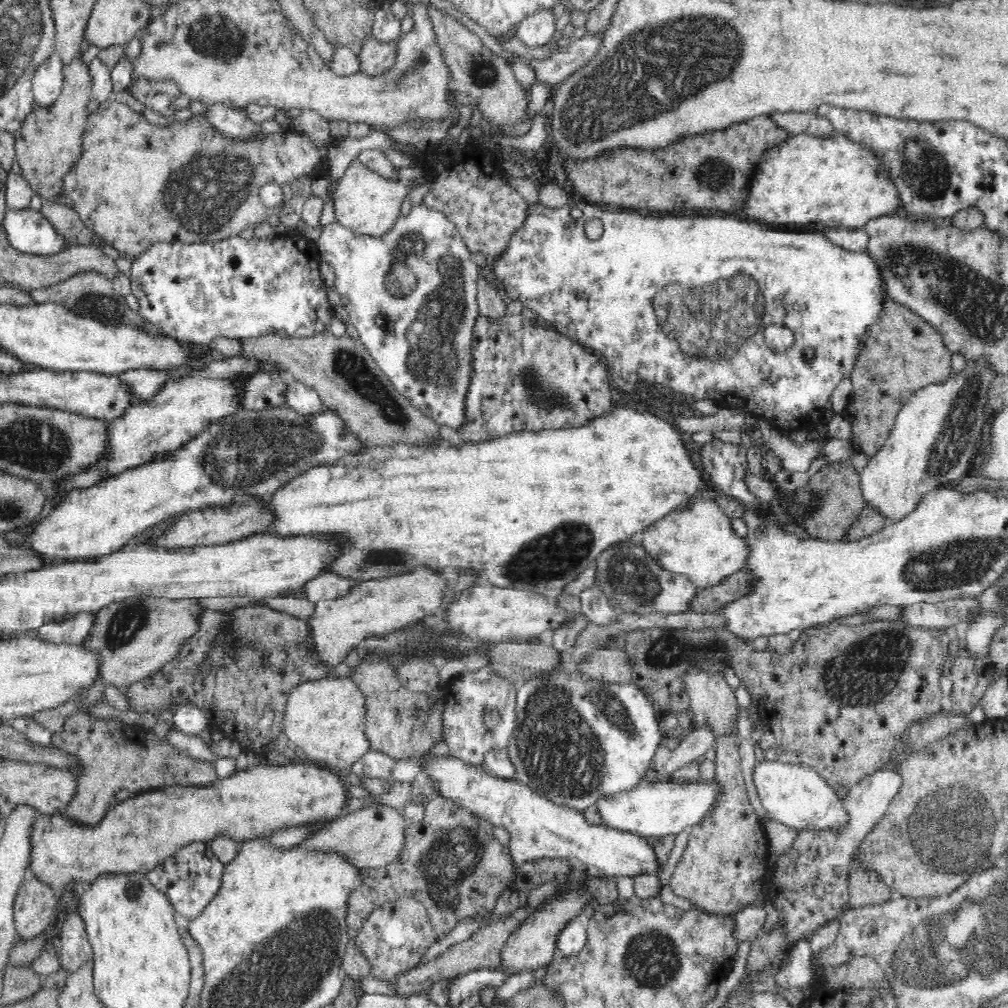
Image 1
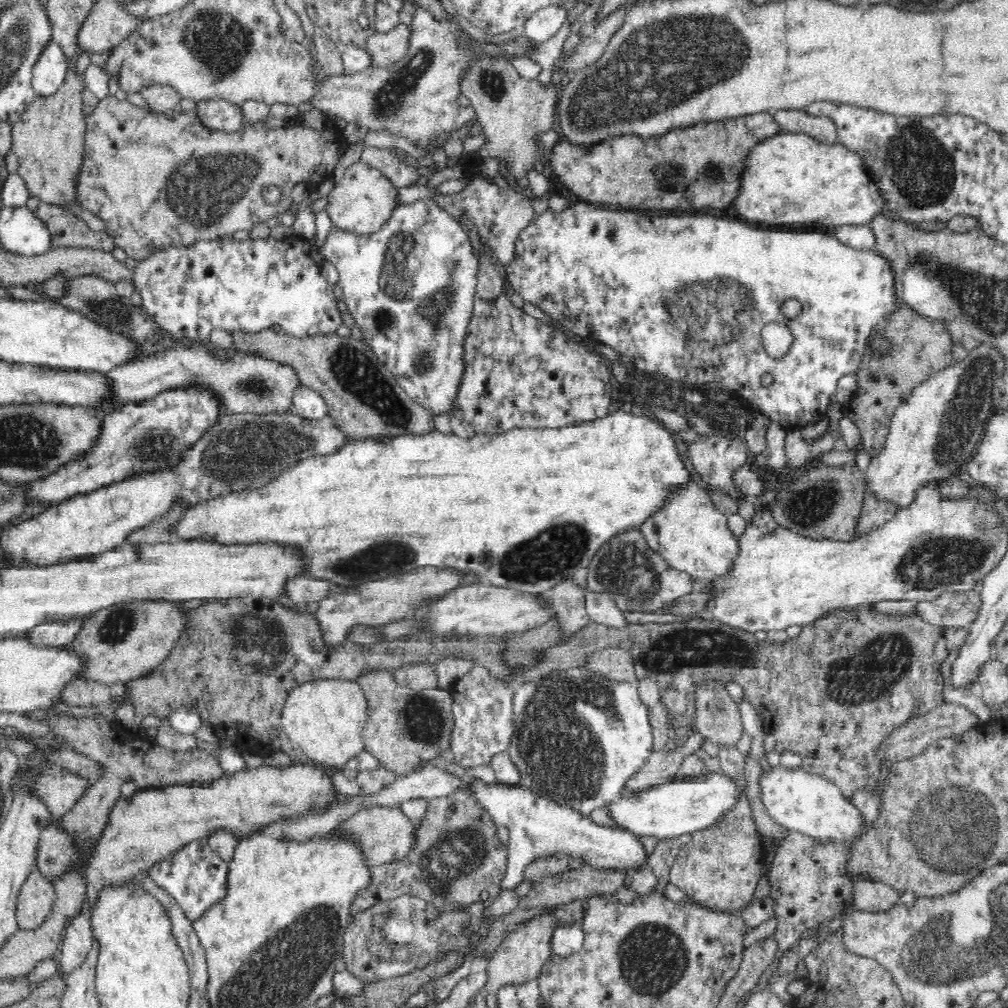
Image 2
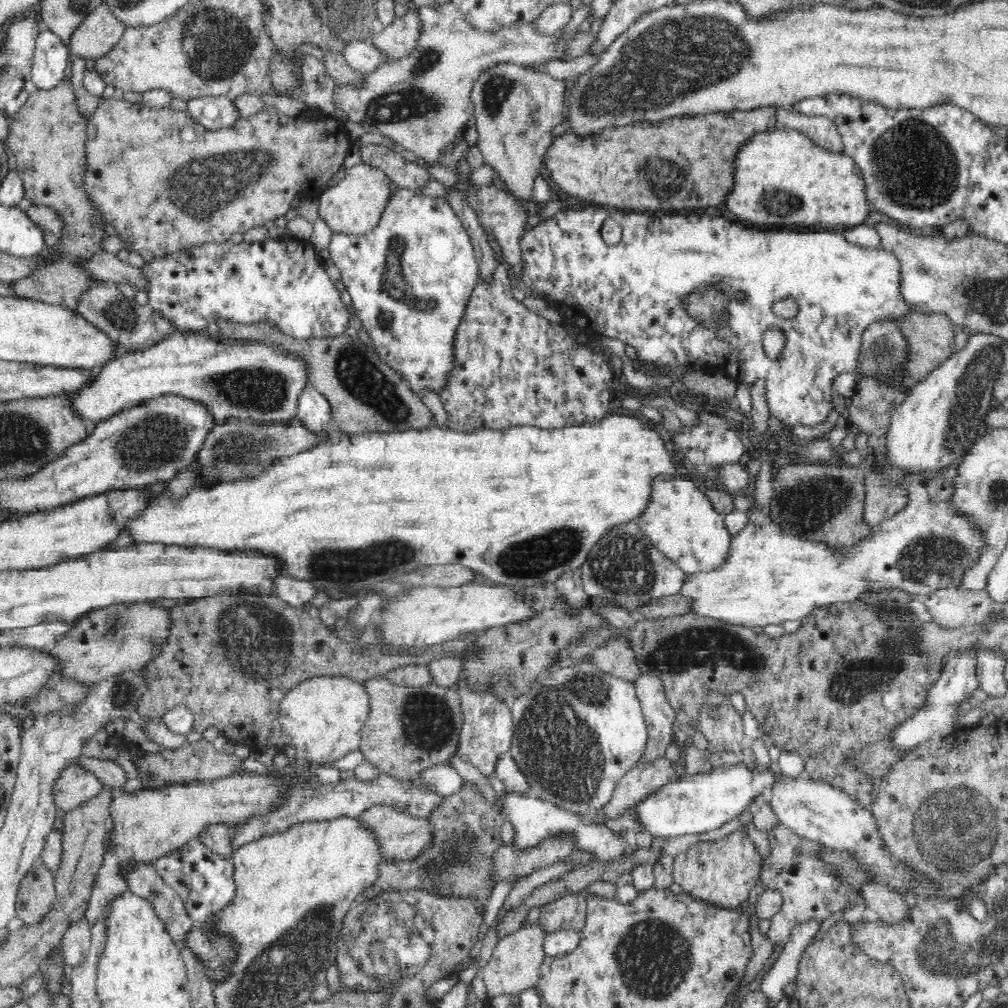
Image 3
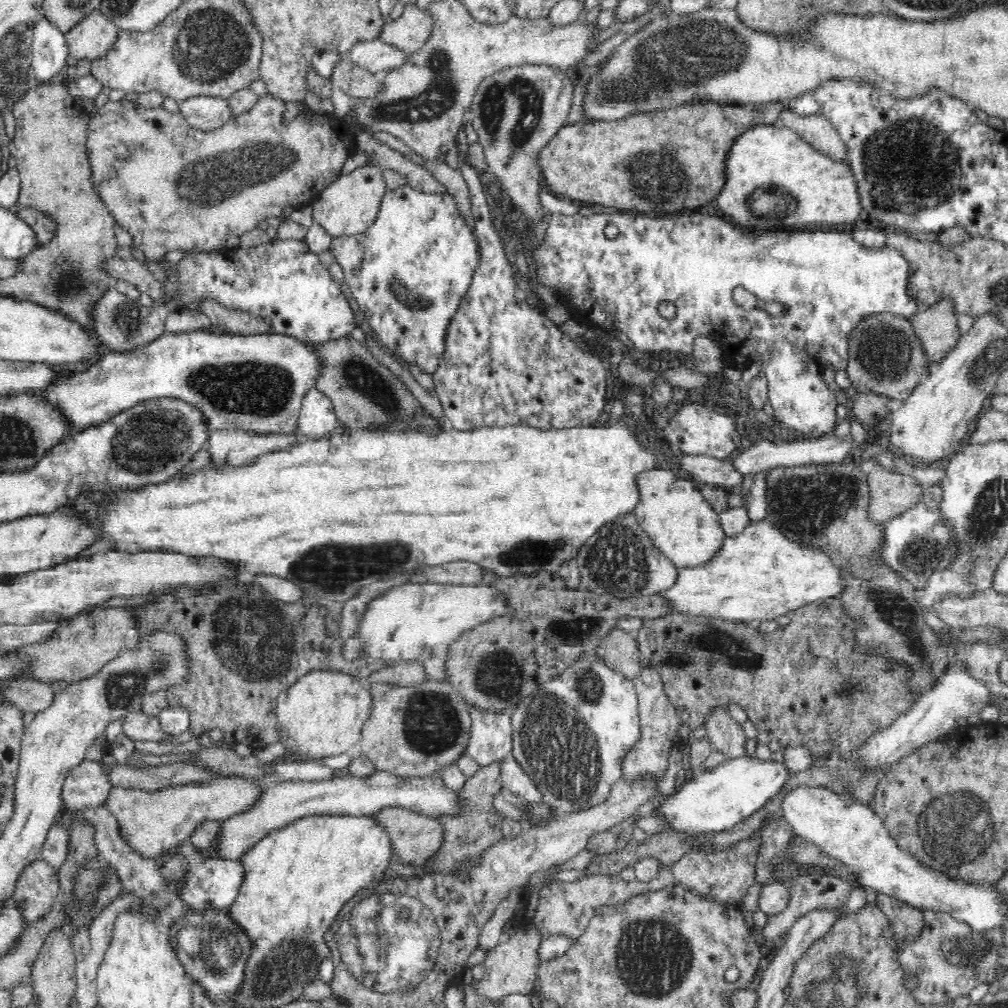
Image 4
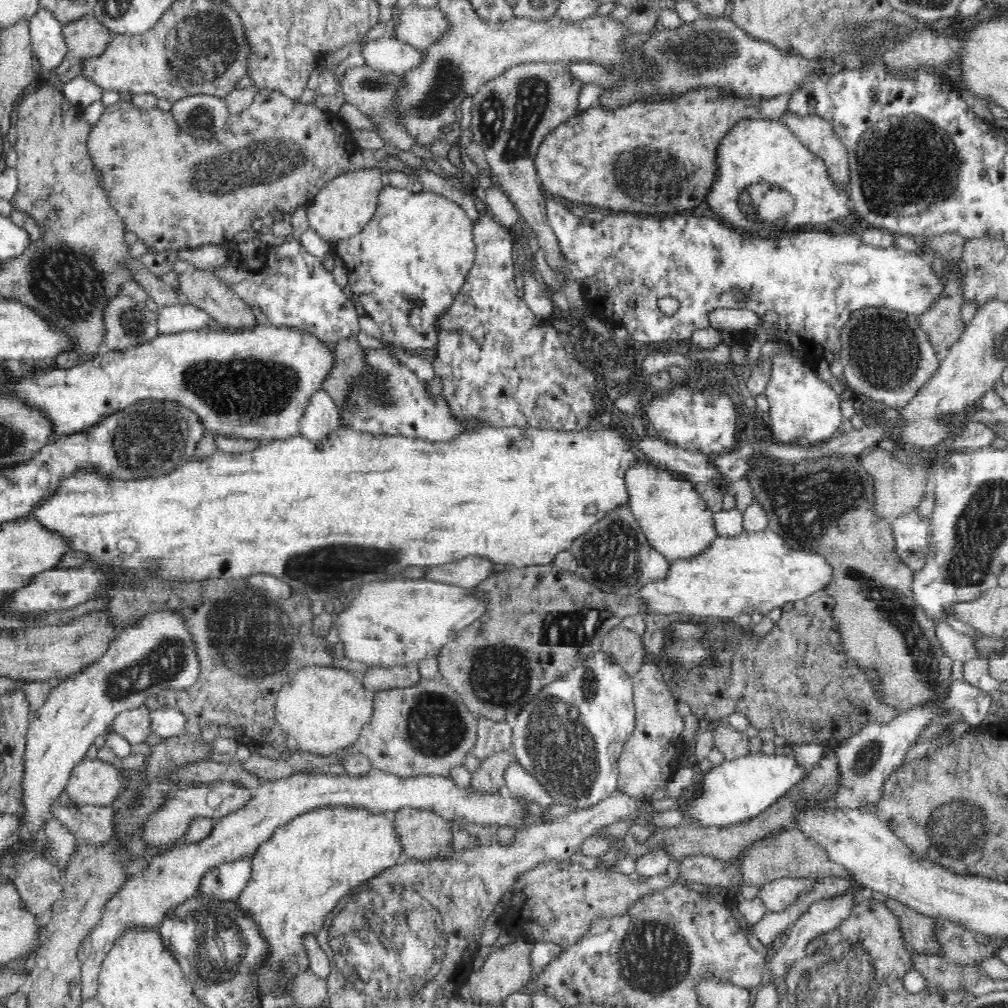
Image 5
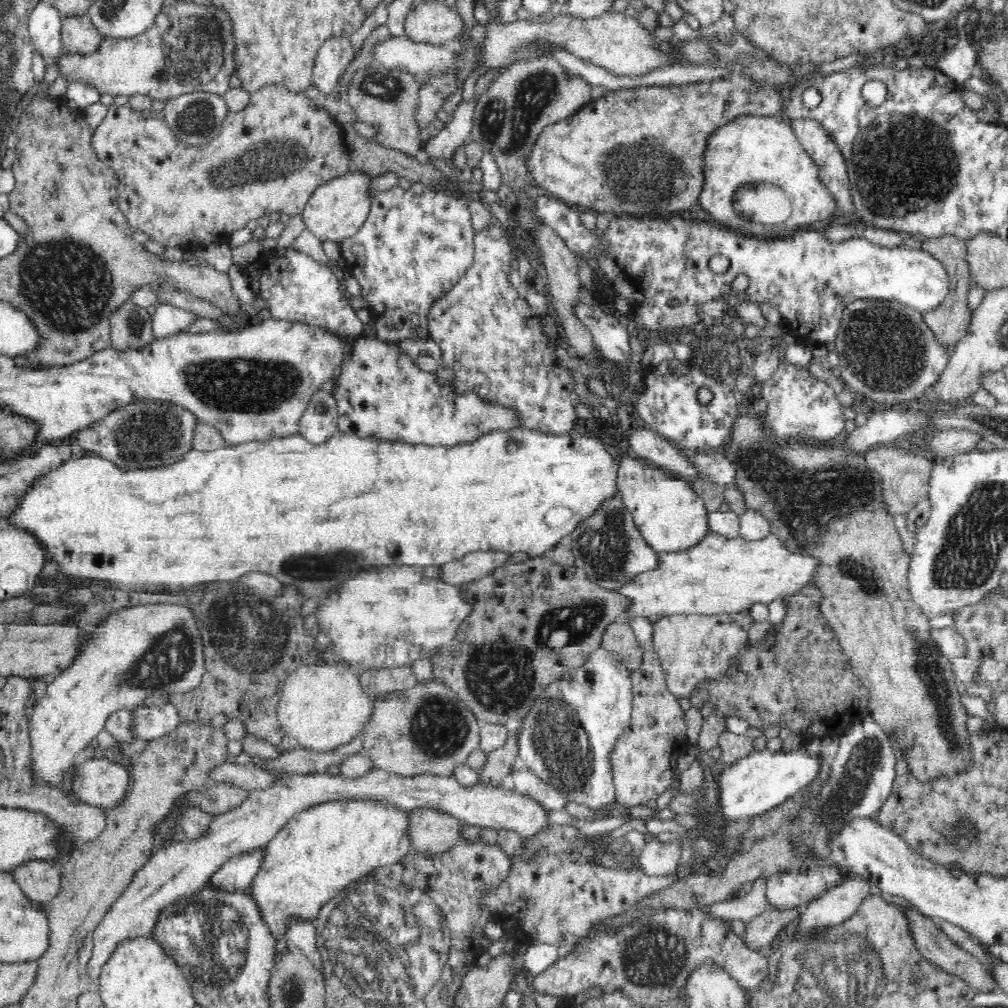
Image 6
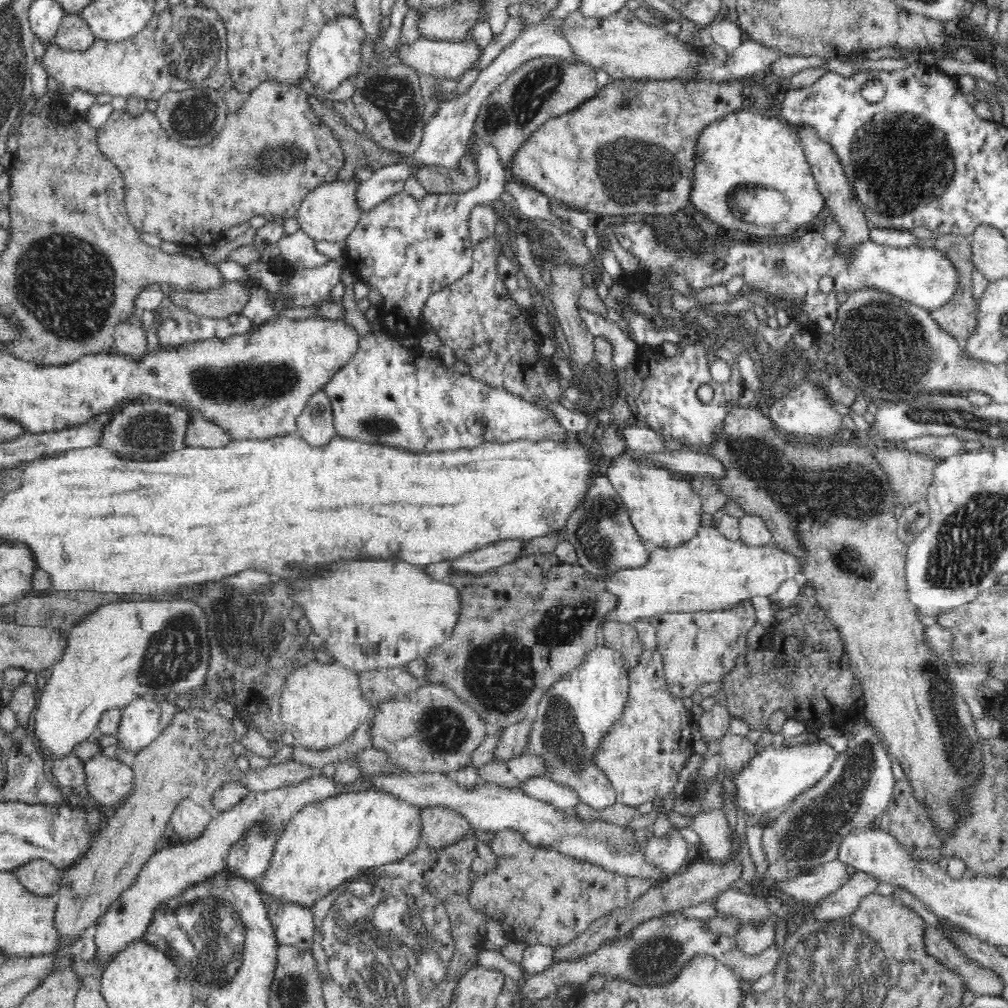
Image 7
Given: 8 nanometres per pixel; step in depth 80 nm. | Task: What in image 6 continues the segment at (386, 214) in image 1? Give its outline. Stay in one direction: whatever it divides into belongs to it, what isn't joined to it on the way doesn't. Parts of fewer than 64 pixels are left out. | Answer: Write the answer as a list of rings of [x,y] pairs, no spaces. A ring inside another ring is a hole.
[[[349,171],[336,180],[329,180],[316,187],[308,197],[308,202],[301,213],[304,226],[306,226],[305,230],[316,236],[322,243],[330,241],[340,244],[346,238],[356,234],[370,214],[372,198],[369,198],[365,190],[370,179],[371,177],[367,174]]]

